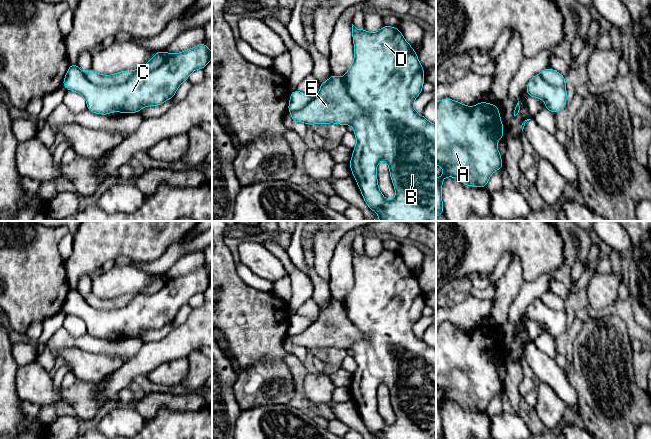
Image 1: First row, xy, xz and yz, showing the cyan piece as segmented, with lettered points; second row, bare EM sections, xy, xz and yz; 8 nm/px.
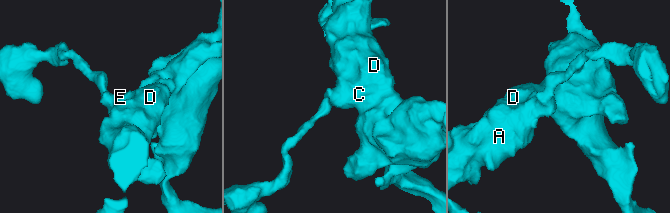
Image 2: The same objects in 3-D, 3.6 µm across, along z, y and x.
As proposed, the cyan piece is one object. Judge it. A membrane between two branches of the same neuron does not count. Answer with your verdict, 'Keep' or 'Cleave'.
Cleave

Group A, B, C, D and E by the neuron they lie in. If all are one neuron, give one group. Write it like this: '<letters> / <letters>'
A B C D / E

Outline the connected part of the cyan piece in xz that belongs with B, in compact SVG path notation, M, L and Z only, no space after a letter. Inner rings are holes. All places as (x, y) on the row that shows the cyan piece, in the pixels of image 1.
M352 24L352 37L354 43L354 60L342 80L349 96L363 110L363 113L355 117L350 123L354 127L353 133L357 139L357 144L353 148L352 158L349 162L352 175L358 184L365 203L377 215L380 221L436 221L436 125L413 109L413 102L422 93L422 86L425 83L424 68L419 62L417 53L405 40L398 27L384 25L379 31L369 33L364 28L359 30ZM380 160L385 160L389 165L390 177L396 192L396 196L392 201L386 200L378 187L377 164Z

